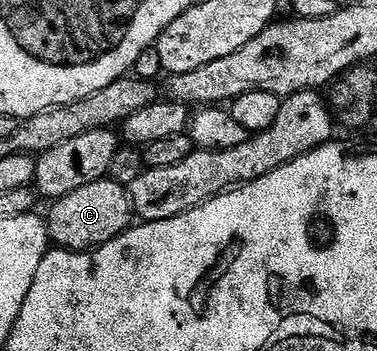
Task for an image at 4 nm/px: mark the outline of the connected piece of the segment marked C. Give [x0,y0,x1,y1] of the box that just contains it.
[47,179,135,251]

